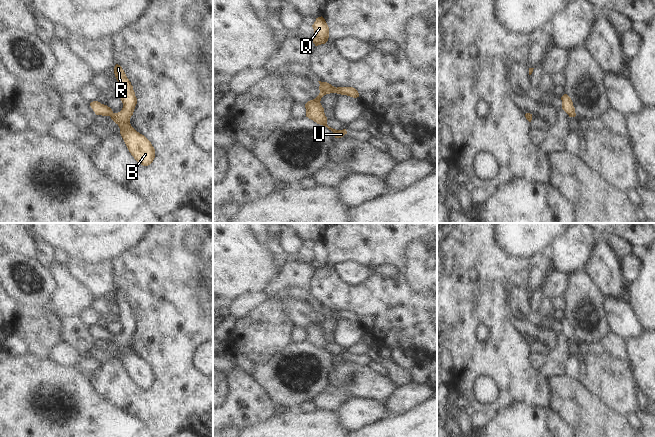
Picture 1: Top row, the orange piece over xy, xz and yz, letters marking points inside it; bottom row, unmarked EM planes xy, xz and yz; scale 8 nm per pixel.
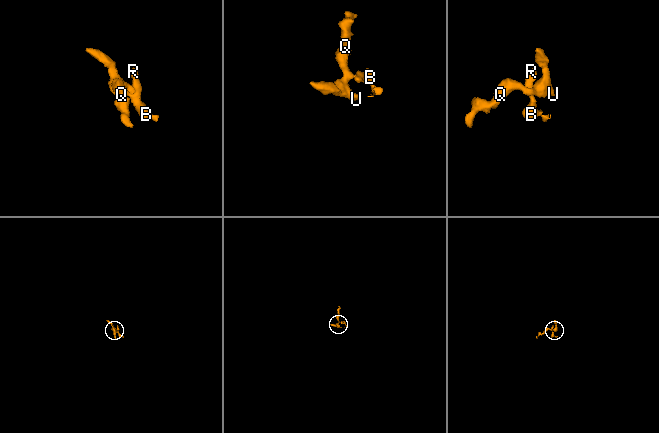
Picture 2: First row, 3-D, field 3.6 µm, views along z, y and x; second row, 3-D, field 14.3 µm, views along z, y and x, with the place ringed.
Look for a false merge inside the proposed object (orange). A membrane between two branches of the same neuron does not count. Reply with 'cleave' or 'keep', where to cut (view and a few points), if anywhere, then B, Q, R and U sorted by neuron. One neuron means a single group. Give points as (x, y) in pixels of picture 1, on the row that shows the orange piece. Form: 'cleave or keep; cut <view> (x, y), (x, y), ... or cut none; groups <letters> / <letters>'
keep; cut none; groups B Q R U

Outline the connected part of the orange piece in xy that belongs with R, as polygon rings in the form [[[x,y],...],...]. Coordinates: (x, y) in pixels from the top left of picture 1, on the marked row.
[[[115,65],[114,74],[119,82],[119,90],[116,94],[123,103],[122,110],[114,113],[110,107],[98,101],[91,102],[90,106],[96,115],[111,117],[119,126],[120,134],[134,159],[141,165],[148,166],[155,158],[155,149],[151,142],[144,135],[137,132],[130,124],[130,118],[137,104],[133,86],[120,65]]]

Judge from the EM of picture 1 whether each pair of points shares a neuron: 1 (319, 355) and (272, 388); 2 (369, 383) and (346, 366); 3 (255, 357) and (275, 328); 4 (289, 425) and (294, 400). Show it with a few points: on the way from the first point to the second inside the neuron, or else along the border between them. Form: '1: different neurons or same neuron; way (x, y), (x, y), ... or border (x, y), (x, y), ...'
1: same neuron; way (301, 351), (282, 354), (276, 362), (274, 370)
2: same neuron; way (363, 380), (352, 371)
3: same neuron; way (257, 350), (259, 344), (268, 335)
4: different neurons; border (281, 408), (296, 409)

